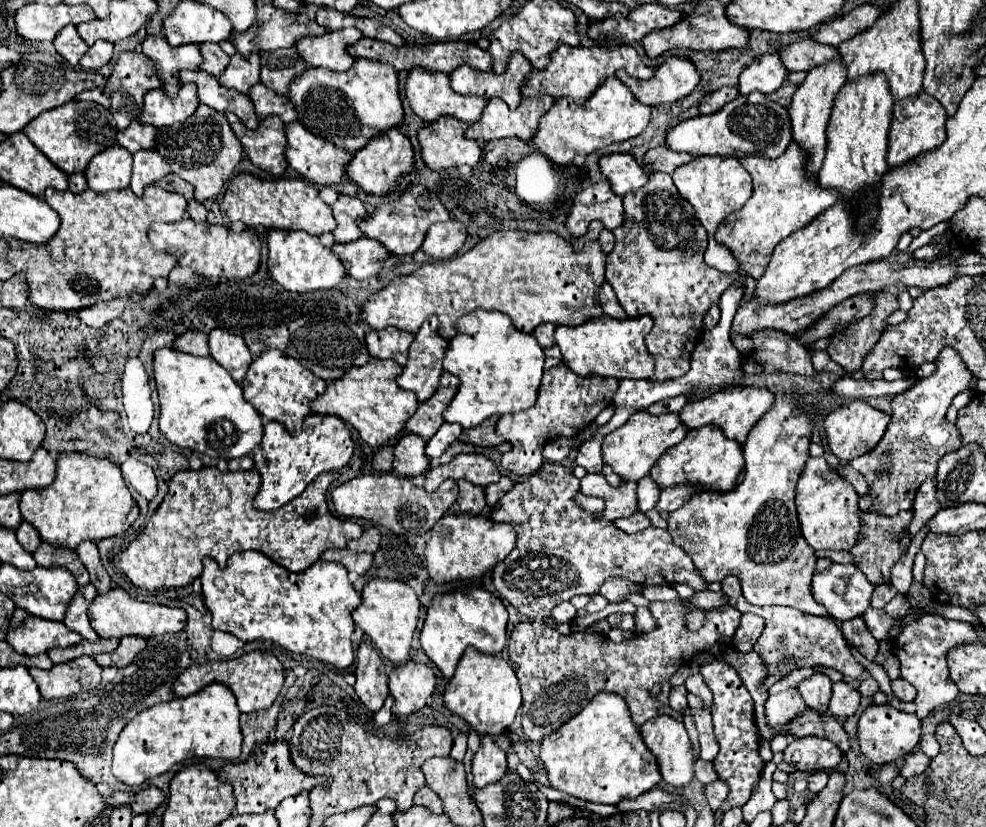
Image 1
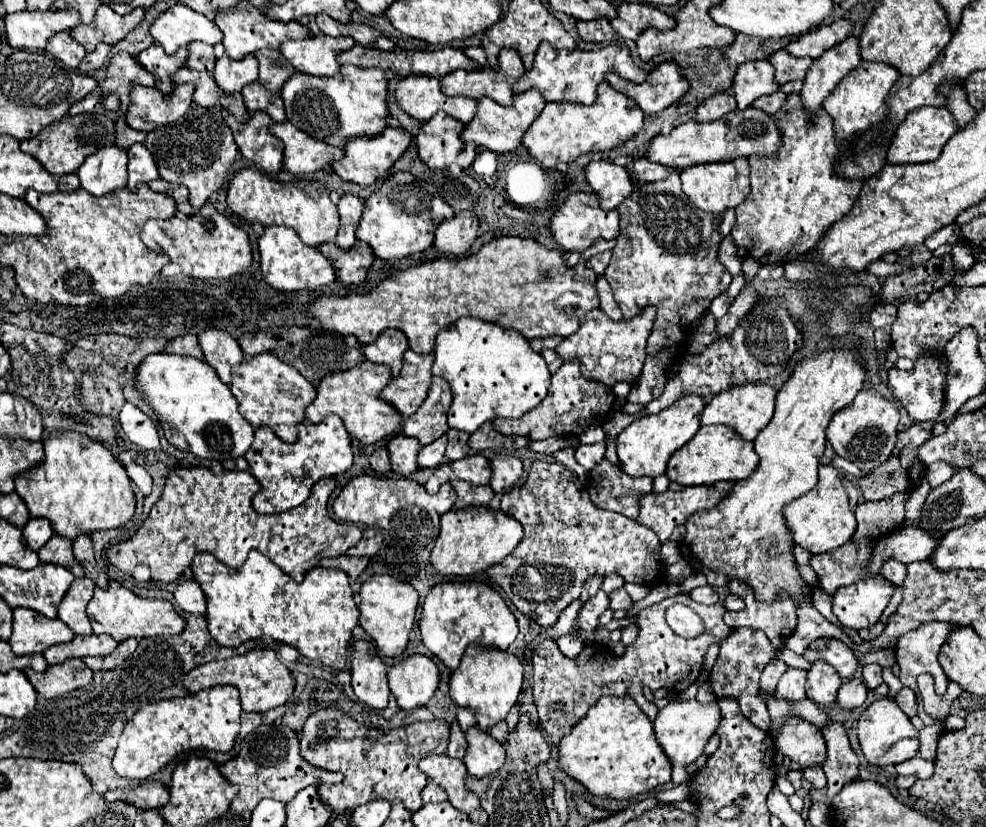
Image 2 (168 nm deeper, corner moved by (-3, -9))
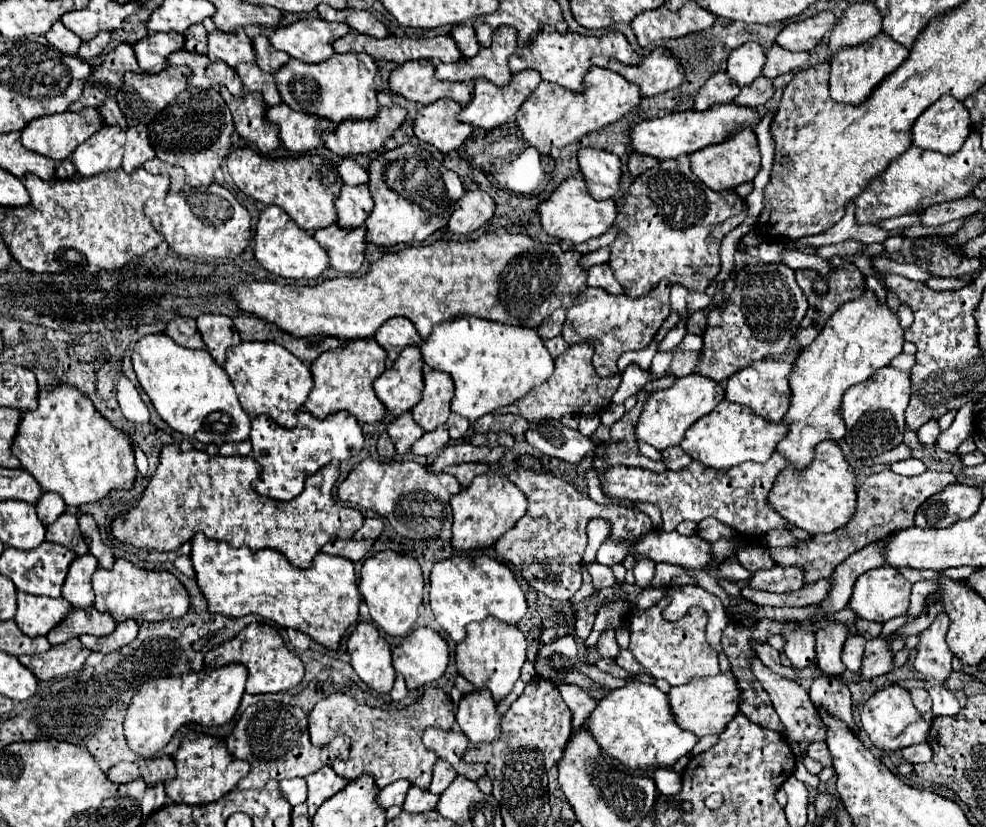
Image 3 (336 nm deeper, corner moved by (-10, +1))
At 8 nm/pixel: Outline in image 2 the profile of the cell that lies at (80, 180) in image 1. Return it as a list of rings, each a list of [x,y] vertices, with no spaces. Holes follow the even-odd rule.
[[[75,173],[59,177],[59,191],[75,191],[75,189],[79,189],[79,177]]]

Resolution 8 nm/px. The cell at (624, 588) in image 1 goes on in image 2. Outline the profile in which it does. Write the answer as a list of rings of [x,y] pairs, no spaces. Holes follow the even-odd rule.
[[[613,573],[613,575],[607,575],[607,577],[605,577],[605,581],[601,583],[601,589],[603,589],[607,595],[611,595],[613,591],[621,589],[623,585],[625,585],[625,581],[623,581],[619,575],[615,575],[615,573]]]

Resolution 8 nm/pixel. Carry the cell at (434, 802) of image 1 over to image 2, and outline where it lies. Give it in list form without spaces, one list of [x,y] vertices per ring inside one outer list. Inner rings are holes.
[[[429,781],[427,787],[423,789],[421,797],[423,797],[423,803],[443,803],[443,801],[447,801],[445,791],[439,789],[439,785],[435,785],[435,783],[431,783],[431,781]]]

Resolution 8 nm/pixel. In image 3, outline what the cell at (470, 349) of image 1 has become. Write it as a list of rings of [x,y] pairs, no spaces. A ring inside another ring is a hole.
[[[456,317],[434,325],[420,349],[426,365],[452,377],[456,385],[452,411],[468,421],[514,403],[536,385],[548,381],[554,371],[554,359],[536,329],[494,325],[494,321],[478,321],[478,317]]]

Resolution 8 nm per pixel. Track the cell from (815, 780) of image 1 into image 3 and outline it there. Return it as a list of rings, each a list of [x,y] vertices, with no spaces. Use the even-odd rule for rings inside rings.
[[[818,741],[818,743],[808,745],[806,753],[808,753],[808,757],[812,757],[812,759],[820,761],[824,767],[828,767],[828,765],[830,765],[830,753],[828,753],[826,745],[824,745],[824,743],[820,743],[820,741]]]

